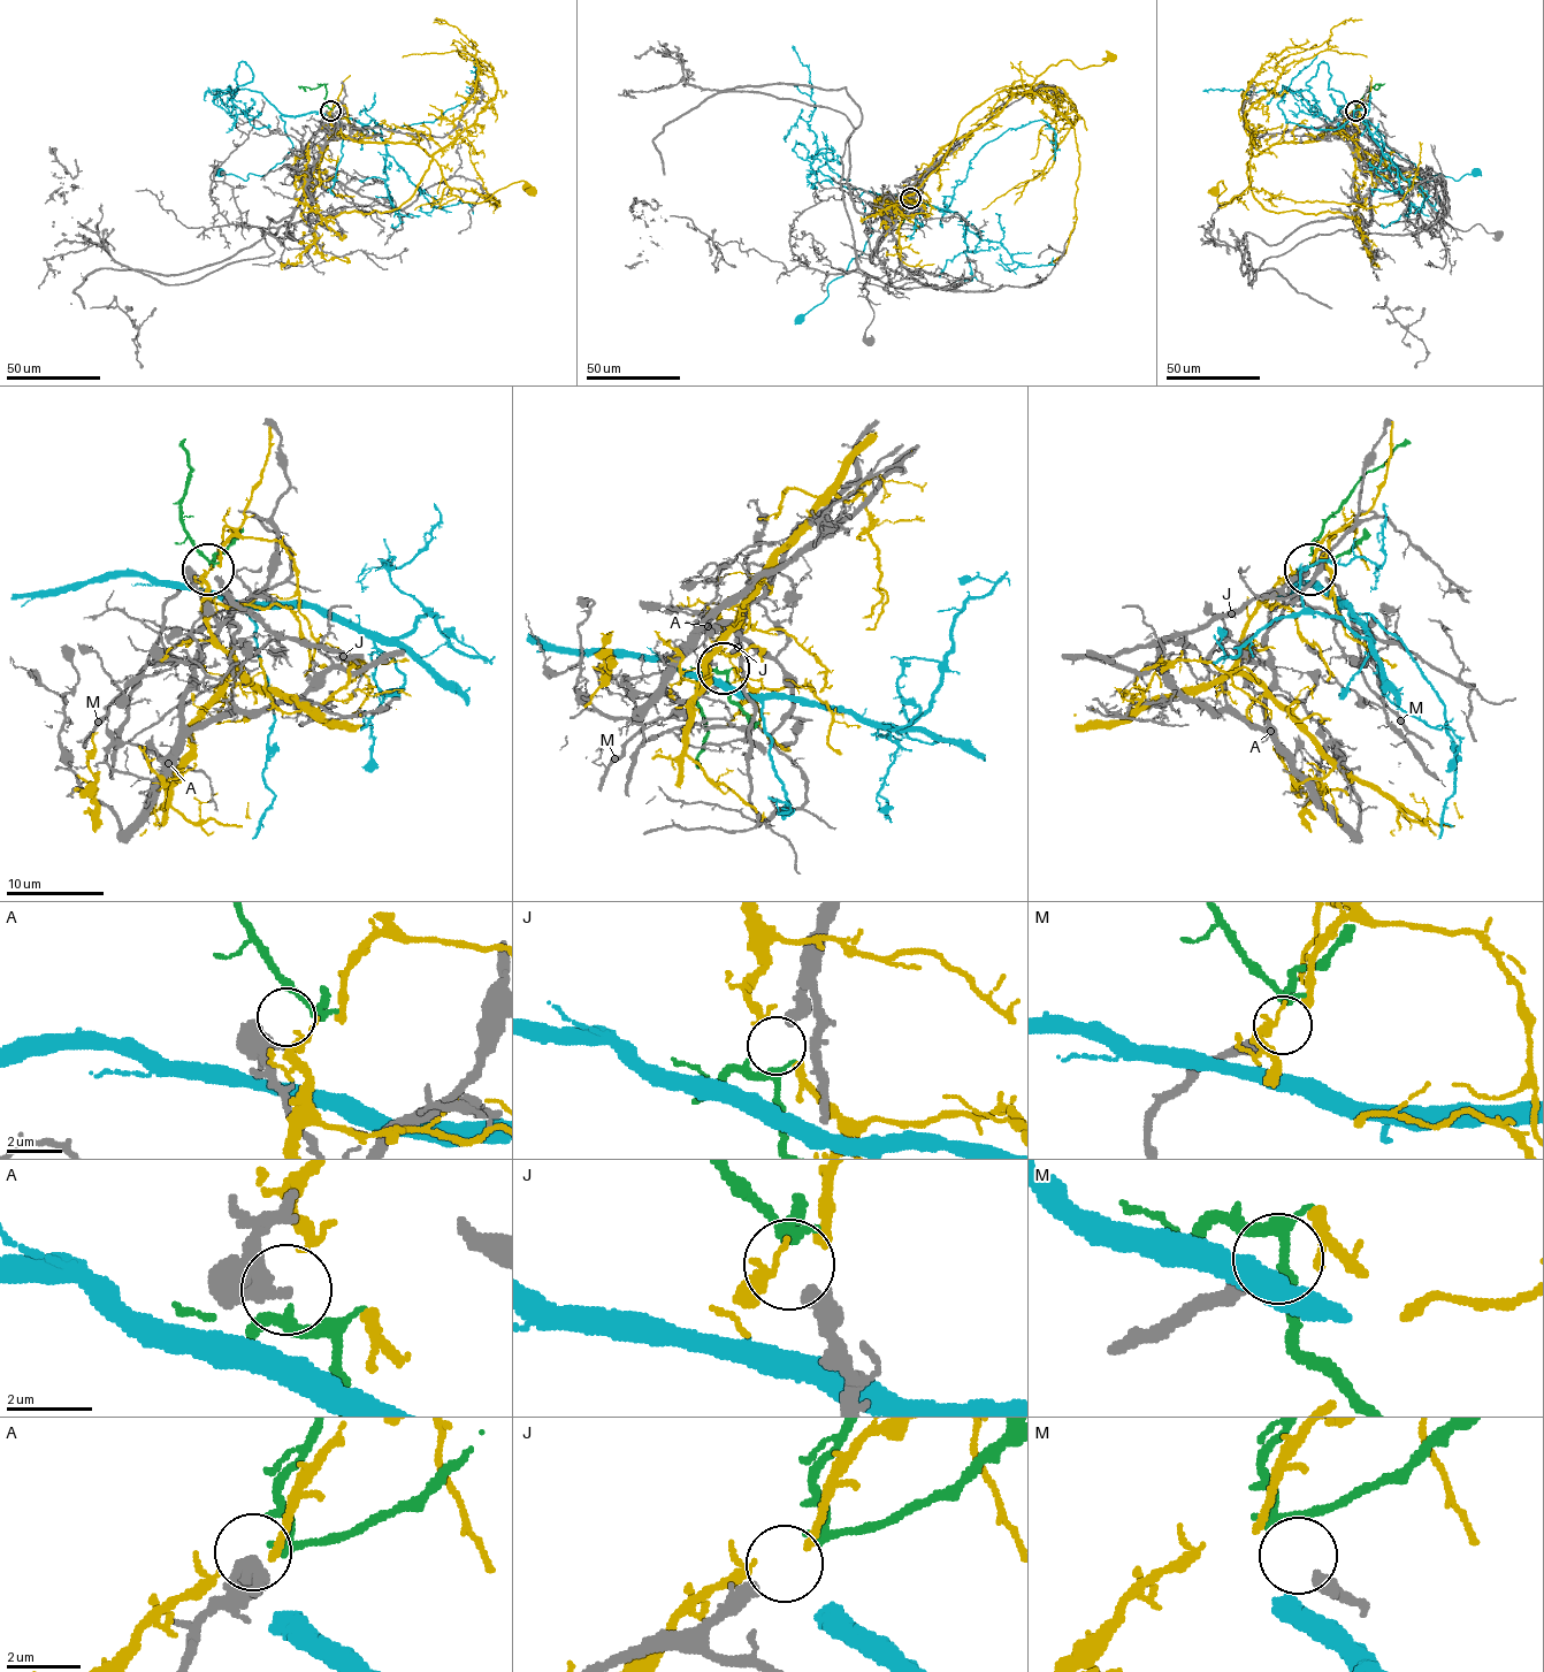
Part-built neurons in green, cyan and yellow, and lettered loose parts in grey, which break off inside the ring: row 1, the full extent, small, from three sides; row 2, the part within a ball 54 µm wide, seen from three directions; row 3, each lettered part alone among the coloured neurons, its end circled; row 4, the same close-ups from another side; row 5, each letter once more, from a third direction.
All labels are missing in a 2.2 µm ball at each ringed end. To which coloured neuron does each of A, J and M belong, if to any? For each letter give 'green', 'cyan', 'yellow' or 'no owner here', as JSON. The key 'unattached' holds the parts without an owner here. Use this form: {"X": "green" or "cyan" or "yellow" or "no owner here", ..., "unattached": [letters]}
{"A": "no owner here", "J": "green", "M": "no owner here", "unattached": ["A", "M"]}

